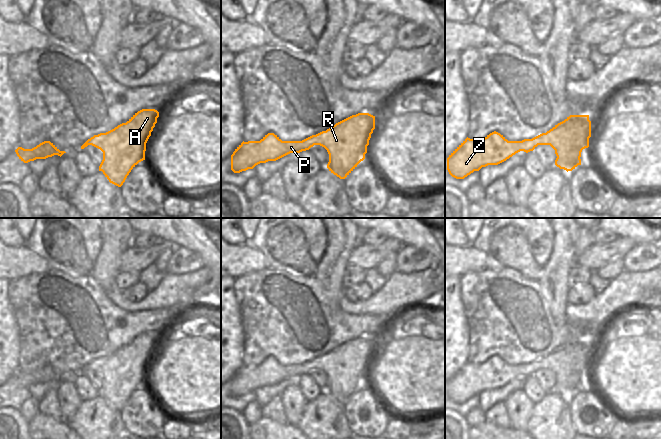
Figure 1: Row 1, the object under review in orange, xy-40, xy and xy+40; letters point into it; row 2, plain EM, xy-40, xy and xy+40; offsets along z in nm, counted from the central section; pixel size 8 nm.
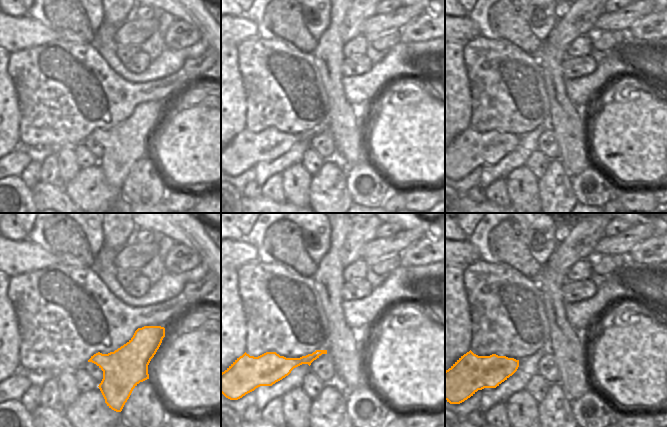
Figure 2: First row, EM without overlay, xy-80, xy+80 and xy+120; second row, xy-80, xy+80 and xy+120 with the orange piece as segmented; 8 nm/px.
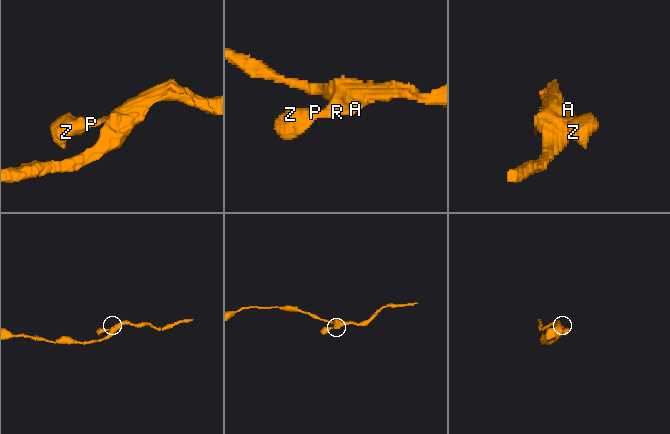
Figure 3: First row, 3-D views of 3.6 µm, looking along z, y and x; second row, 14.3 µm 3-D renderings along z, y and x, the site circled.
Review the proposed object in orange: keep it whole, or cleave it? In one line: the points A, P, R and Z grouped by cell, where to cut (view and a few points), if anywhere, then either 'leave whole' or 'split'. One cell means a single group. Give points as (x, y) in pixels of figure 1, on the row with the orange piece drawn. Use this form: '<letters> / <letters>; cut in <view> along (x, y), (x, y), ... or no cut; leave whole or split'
A P R Z; no cut; leave whole

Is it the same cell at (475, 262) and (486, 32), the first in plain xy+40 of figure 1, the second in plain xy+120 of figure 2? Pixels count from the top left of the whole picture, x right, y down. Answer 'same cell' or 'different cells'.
different cells

